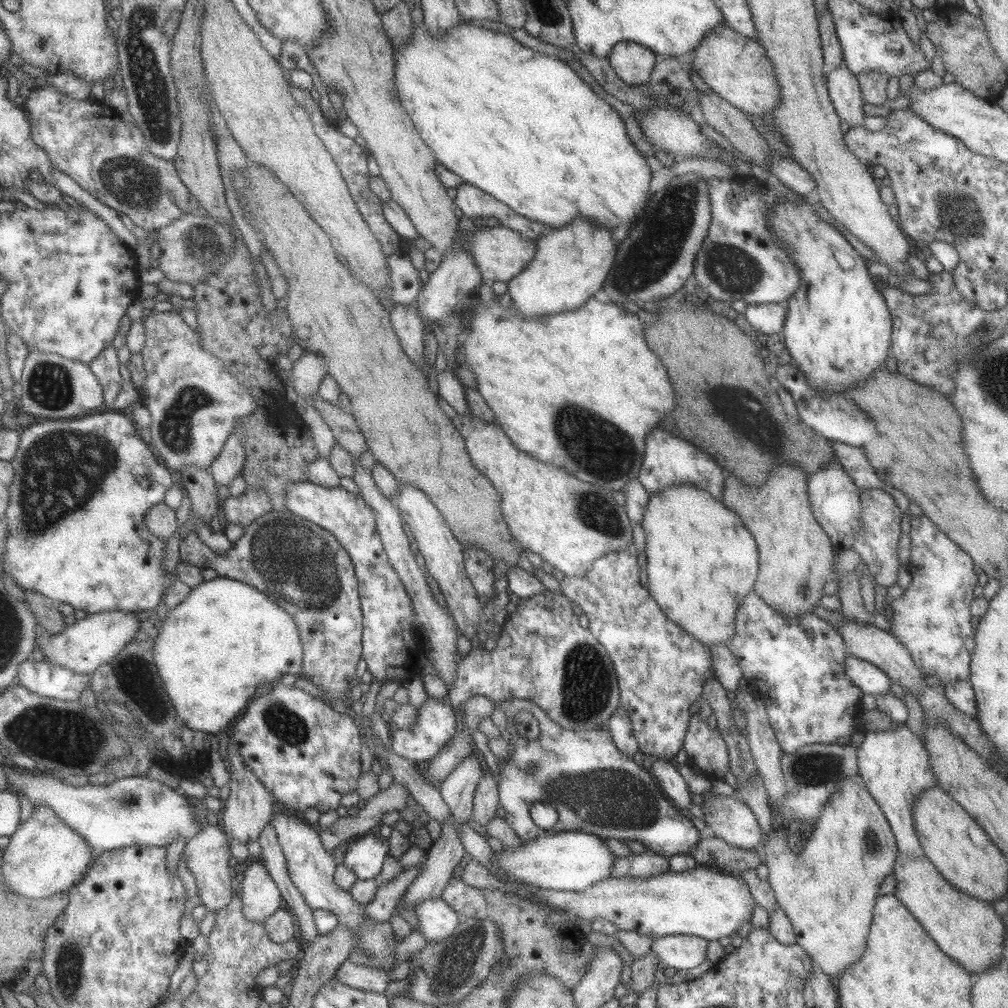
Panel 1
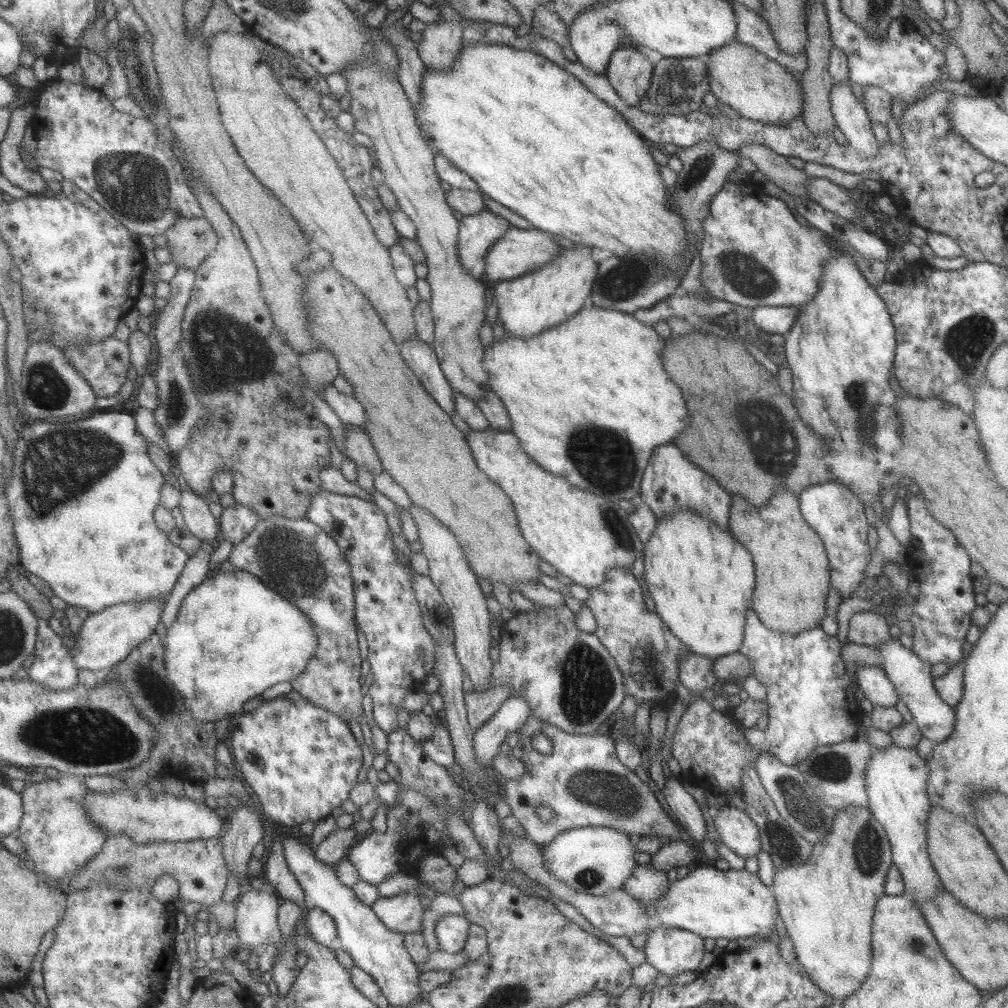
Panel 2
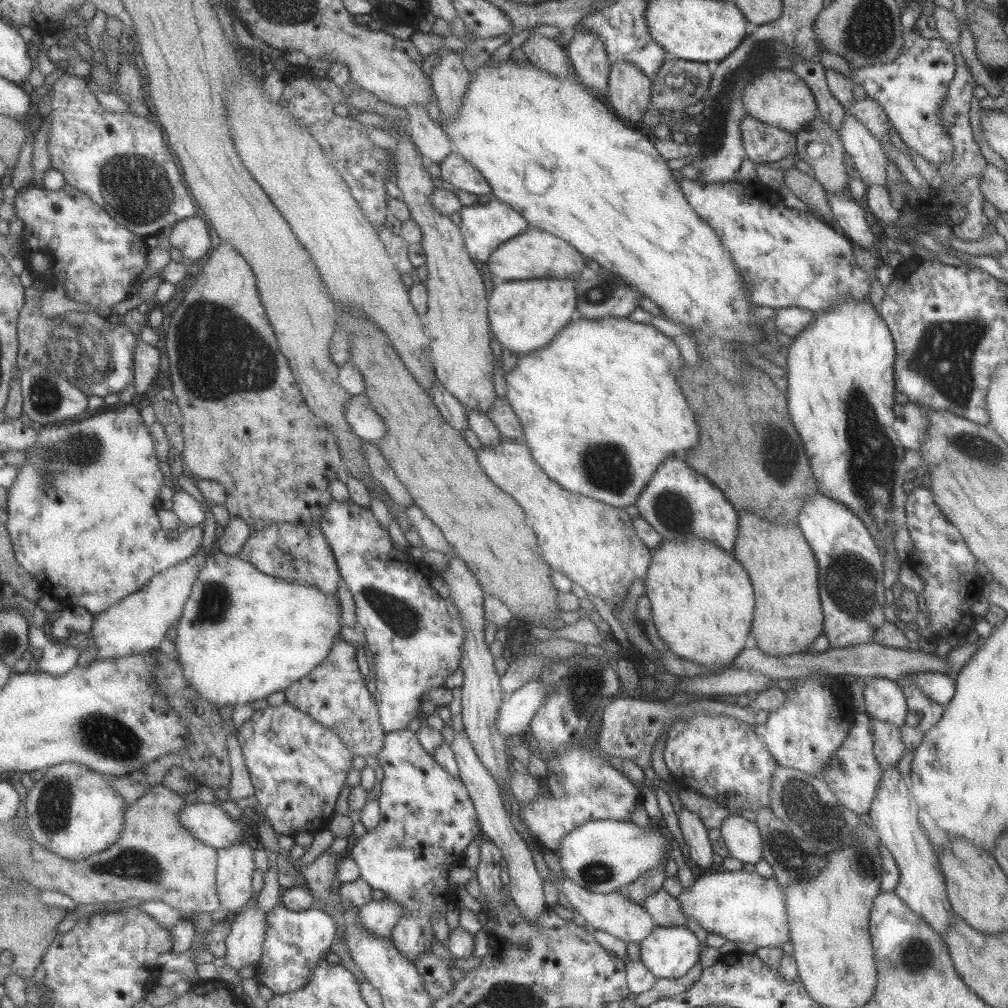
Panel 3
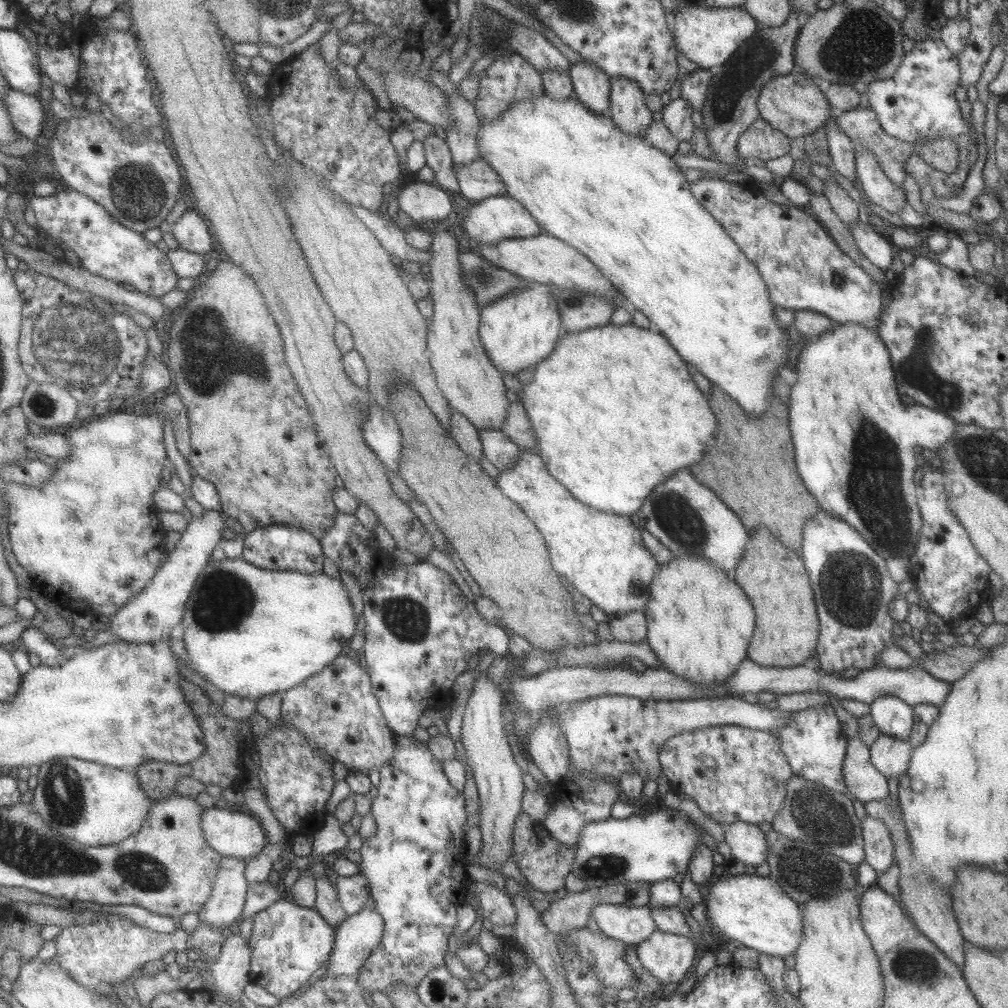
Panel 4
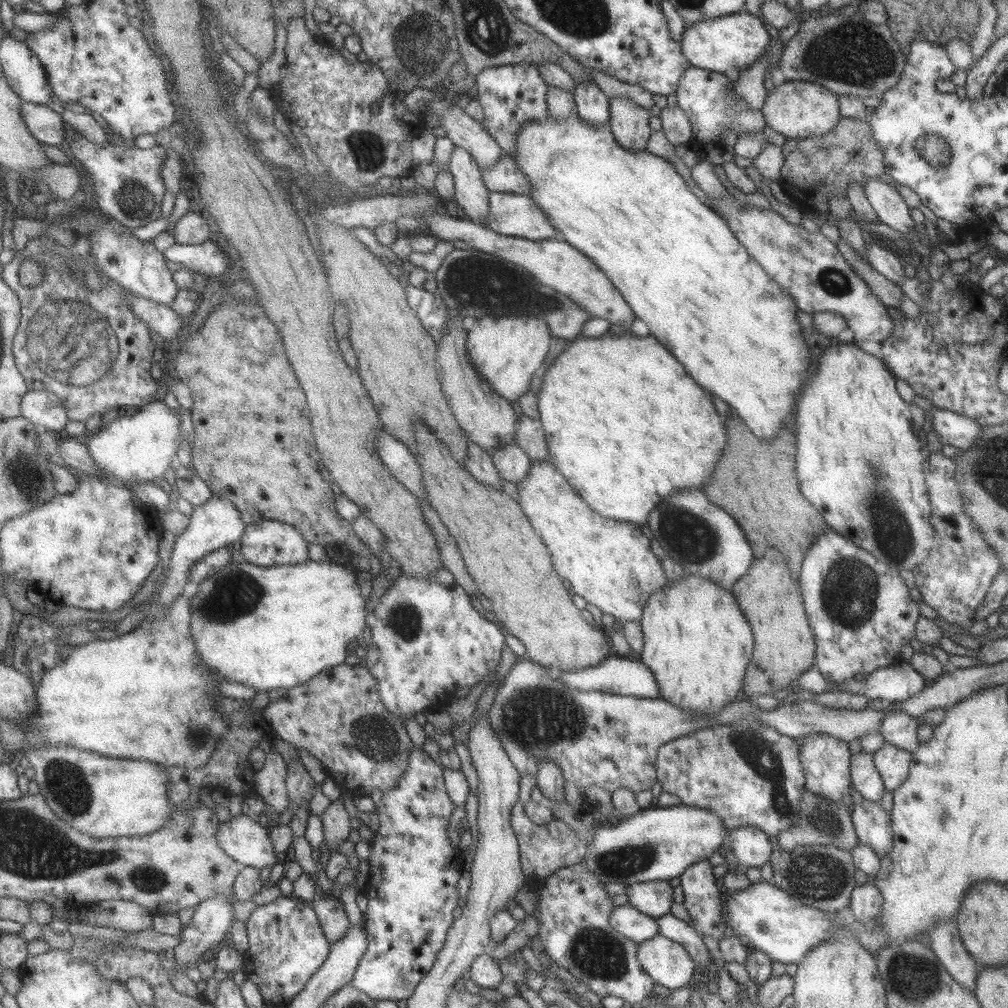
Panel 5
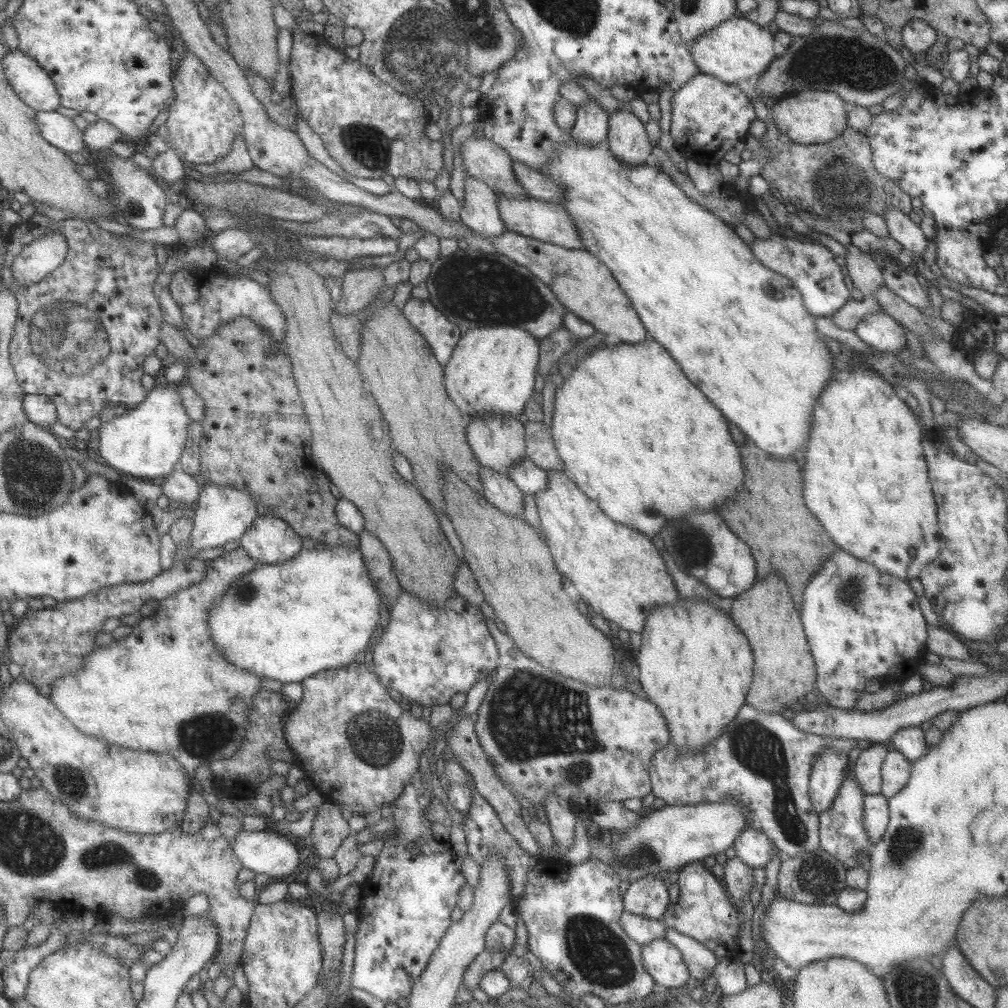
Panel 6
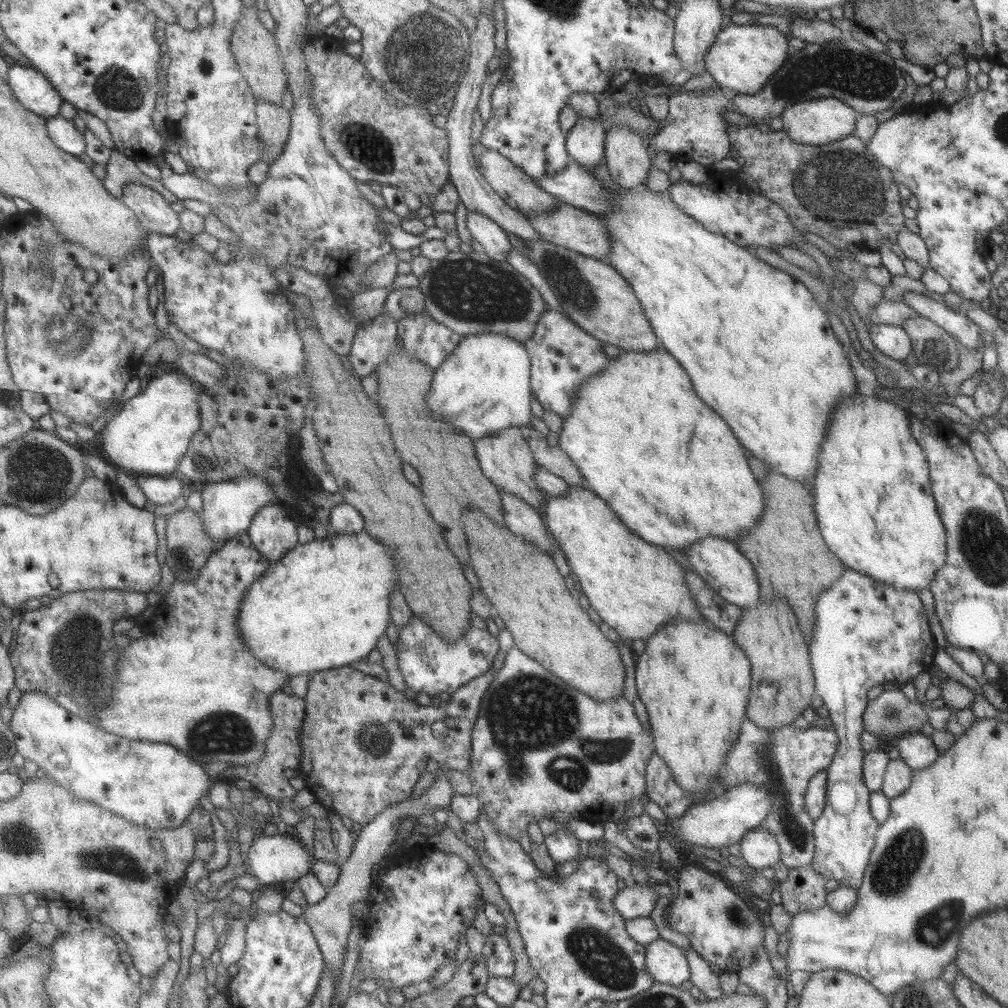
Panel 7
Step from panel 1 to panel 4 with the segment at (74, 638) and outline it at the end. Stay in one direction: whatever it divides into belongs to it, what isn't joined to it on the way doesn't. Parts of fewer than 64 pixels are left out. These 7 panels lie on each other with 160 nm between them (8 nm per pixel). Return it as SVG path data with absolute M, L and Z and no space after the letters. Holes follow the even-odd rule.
M205 510L201 517L194 517L191 520L176 547L169 553L166 562L156 572L152 584L110 618L109 629L111 634L115 634L117 641L152 643L169 640L172 637L174 629L186 615L188 600L198 583L198 578L210 565L215 549L224 539L226 517L227 514L222 510Z

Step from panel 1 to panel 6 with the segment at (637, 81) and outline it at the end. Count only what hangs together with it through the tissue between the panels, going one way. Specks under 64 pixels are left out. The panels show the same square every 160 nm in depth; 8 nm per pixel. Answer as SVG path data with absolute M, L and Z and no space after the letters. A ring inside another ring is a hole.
M628 108L608 115L606 144L613 157L625 166L645 164L651 156L652 144L641 122Z

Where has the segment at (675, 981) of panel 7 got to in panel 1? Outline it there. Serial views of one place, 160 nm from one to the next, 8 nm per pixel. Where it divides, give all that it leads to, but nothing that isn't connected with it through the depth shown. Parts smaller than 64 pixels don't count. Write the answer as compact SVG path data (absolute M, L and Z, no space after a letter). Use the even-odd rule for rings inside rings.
M667 935L653 939L650 950L656 954L658 962L665 964L665 969L687 971L705 960L707 943L698 936Z

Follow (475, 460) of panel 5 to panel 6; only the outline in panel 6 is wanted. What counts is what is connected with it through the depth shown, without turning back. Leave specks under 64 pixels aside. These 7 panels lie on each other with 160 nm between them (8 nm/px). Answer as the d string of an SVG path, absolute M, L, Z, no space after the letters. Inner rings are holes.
M480 466L478 473L487 503L505 512L507 516L523 517L523 494L509 477L486 466Z

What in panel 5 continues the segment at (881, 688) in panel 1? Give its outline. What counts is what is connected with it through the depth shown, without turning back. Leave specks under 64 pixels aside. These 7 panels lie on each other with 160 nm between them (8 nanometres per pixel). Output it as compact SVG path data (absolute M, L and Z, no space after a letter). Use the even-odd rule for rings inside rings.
M883 705L884 717L880 724L880 734L882 738L887 741L889 744L896 746L897 748L901 748L906 750L907 752L913 753L916 751L916 748L920 744L918 741L917 734L917 722L915 718L909 716L903 710L886 710L885 705Z

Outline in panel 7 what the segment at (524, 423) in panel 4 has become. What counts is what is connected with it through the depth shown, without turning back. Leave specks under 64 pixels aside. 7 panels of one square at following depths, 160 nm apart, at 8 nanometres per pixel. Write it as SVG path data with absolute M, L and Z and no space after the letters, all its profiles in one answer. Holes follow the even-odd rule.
M534 429L529 430L528 447L533 460L539 466L546 468L564 480L569 487L583 487L584 478L575 463L563 452L559 446L549 447L545 438Z

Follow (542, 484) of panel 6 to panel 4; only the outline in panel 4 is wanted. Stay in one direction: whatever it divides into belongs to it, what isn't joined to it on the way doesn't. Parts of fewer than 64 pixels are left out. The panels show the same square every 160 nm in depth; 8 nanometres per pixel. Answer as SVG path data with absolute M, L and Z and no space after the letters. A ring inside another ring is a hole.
M479 431L483 456L498 471L511 468L518 459L520 448L509 440L502 431Z

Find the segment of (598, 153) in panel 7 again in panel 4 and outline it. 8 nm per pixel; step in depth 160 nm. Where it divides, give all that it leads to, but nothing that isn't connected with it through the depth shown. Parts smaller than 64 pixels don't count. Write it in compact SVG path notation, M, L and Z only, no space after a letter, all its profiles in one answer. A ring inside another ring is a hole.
M580 60L568 69L576 99L595 114L606 114L611 78L588 60Z

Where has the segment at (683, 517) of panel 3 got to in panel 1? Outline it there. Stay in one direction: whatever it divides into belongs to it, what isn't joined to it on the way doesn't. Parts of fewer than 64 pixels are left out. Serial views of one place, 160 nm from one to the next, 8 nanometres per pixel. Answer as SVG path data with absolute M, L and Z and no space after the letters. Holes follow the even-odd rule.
M661 426L647 433L647 438L644 439L641 468L636 476L647 495L657 495L667 487L695 485L697 489L709 493L711 499L722 502L724 477L722 468L711 460L711 456L691 442L667 433L661 429Z

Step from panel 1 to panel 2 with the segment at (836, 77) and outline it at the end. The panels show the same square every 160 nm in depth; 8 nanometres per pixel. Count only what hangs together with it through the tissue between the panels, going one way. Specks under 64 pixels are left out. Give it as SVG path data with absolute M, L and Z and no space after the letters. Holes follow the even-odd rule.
M848 82L835 84L830 90L830 111L837 126L846 138L848 145L861 157L877 157L878 143L871 132L872 122L868 119L863 103L856 100Z

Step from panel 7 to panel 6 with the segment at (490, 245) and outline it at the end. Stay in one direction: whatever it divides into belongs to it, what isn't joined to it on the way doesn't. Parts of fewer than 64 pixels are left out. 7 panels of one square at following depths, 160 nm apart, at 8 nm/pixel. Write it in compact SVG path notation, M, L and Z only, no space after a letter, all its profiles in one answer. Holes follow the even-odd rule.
M467 175L464 180L464 197L460 204L459 221L468 230L486 238L499 236L506 228L498 213L498 199L499 196L484 182Z

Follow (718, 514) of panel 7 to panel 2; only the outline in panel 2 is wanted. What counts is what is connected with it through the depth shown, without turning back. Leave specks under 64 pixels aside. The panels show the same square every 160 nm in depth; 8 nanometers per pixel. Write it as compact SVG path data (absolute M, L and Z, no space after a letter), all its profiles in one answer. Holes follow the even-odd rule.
M586 305L567 320L531 338L515 338L505 334L501 341L493 341L491 347L485 347L483 350L482 366L487 374L489 391L504 404L505 412L511 422L510 433L519 439L523 452L526 452L535 464L553 476L564 478L571 487L585 490L596 496L605 496L609 500L634 500L639 495L641 473L647 466L655 447L673 443L674 438L686 431L690 422L686 402L679 388L669 379L662 366L661 351L664 350L664 346L666 346L665 339L653 329L652 325L635 320L632 314Z

